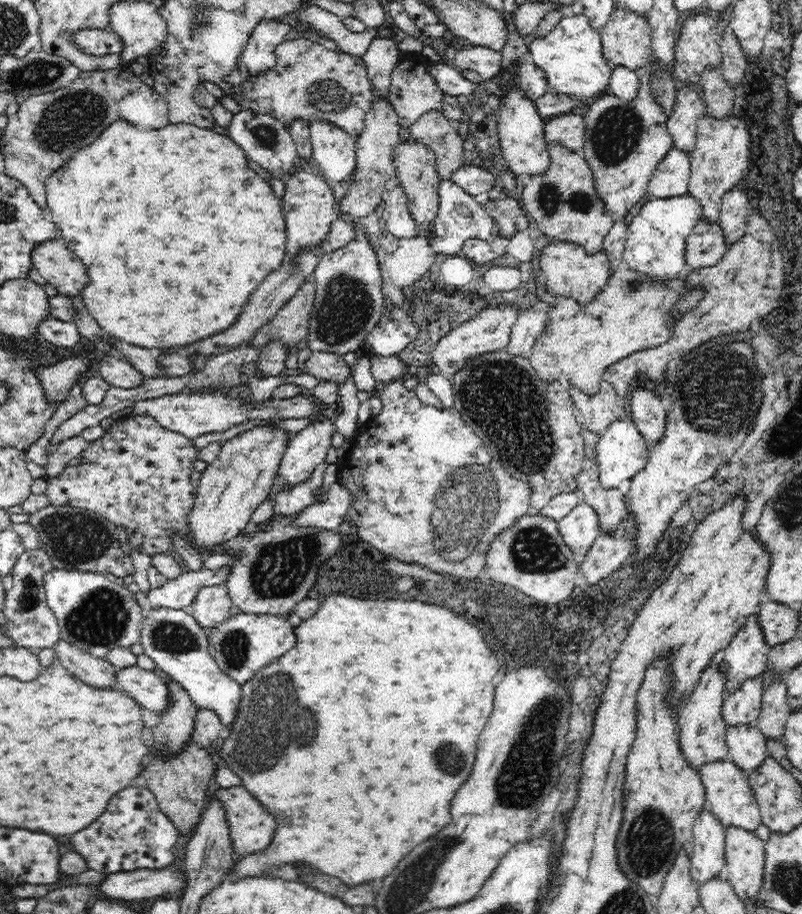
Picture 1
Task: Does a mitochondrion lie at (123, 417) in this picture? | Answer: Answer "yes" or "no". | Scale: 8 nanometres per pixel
no

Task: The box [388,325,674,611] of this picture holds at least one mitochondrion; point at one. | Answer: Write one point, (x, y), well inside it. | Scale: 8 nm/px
(500, 396)

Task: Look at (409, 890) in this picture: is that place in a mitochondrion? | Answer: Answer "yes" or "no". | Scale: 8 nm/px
yes

